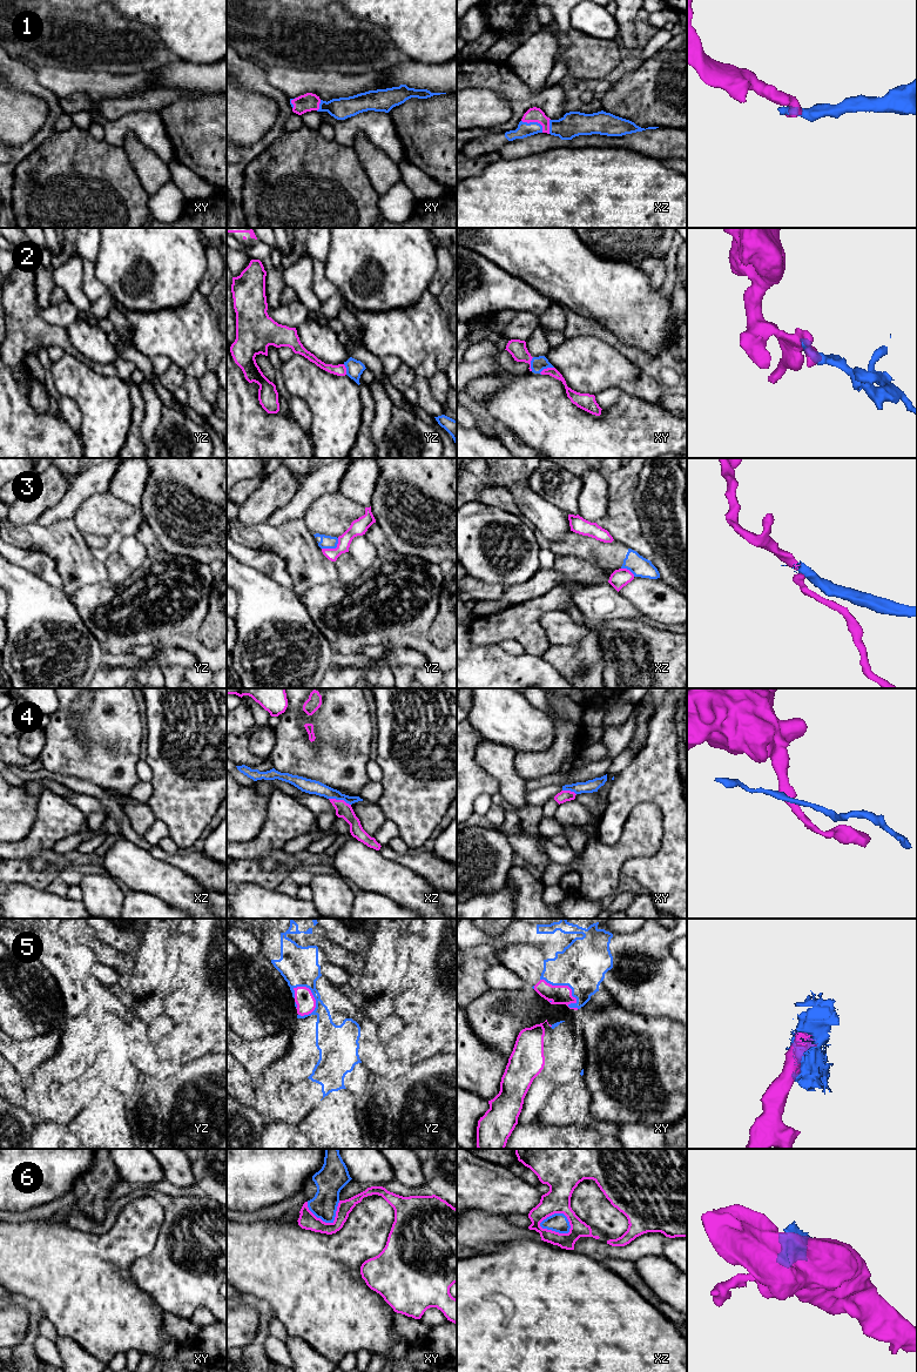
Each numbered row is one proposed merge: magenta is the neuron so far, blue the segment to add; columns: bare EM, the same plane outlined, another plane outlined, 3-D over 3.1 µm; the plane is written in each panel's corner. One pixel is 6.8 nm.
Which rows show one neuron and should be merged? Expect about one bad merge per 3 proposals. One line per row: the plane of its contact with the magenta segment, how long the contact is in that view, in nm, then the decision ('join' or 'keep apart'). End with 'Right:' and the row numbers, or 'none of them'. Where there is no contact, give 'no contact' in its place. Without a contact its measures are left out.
1: contact in xz; length 170 nm; join
2: contact in xy; length 110 nm; join
3: contact in yz; length 140 nm; keep apart
4: contact in xz; length 160 nm; keep apart
5: contact in xy; length 340 nm; join
6: contact in xz; length 220 nm; keep apart
Right: 1, 2, 5

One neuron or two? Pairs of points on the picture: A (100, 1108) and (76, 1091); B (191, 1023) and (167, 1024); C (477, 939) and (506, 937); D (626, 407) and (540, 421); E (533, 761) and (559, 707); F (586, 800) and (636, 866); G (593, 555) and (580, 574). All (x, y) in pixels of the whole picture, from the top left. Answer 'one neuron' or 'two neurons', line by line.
A: two neurons
B: two neurons
C: one neuron
D: one neuron
E: one neuron
F: two neurons
G: two neurons

